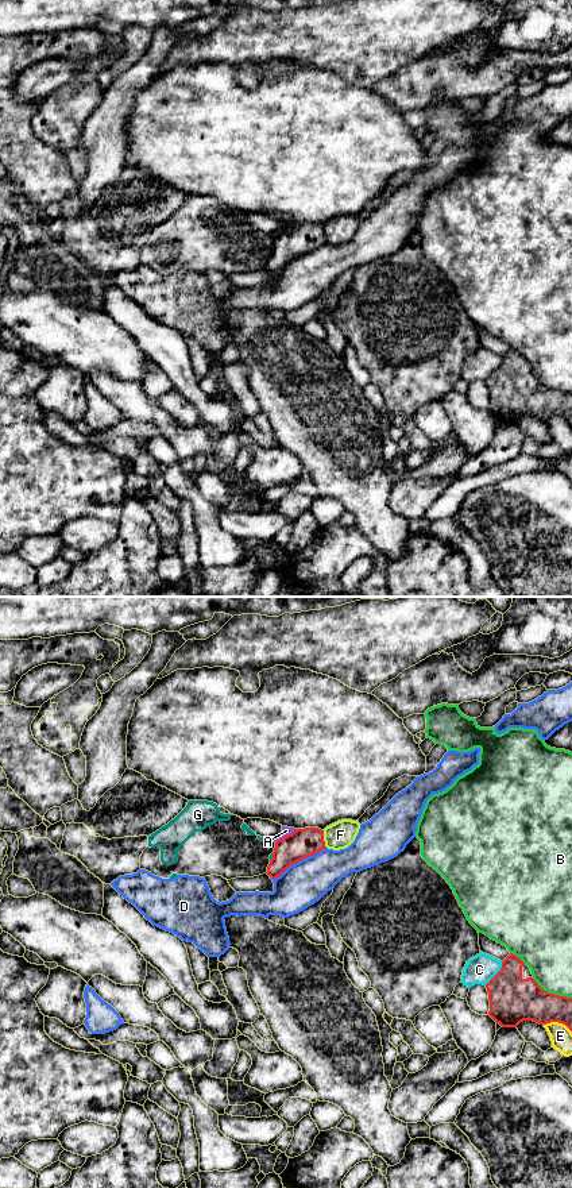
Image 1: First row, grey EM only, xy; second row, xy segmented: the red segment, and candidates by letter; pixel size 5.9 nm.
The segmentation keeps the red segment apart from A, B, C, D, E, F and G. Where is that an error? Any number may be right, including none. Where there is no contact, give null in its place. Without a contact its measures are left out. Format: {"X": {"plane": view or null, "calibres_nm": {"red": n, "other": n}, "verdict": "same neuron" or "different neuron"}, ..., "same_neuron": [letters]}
{"A": {"plane": "xy", "calibres_nm": {"red": 180, "other": 50}, "verdict": "different neuron"}, "B": {"plane": "xy", "calibres_nm": {"red": 280, "other": 280}, "verdict": "different neuron"}, "C": {"plane": "xy", "calibres_nm": {"red": 280, "other": 170}, "verdict": "different neuron"}, "D": {"plane": "xy", "calibres_nm": {"red": 180, "other": 260}, "verdict": "different neuron"}, "E": {"plane": "xy", "calibres_nm": {"red": 260, "other": 130}, "verdict": "different neuron"}, "F": {"plane": "xy", "calibres_nm": {"red": 180, "other": 160}, "verdict": "different neuron"}, "G": {"plane": "xy", "calibres_nm": {"red": 180, "other": 20}, "verdict": "different neuron"}, "same_neuron": []}

